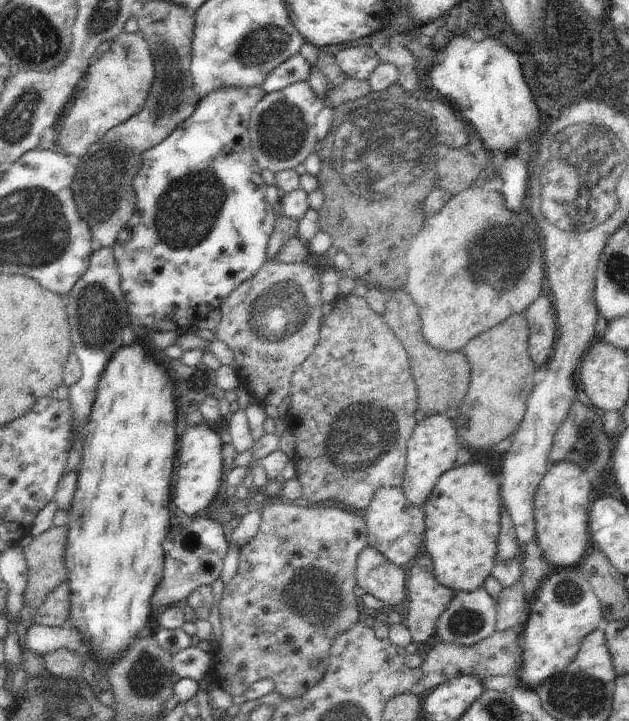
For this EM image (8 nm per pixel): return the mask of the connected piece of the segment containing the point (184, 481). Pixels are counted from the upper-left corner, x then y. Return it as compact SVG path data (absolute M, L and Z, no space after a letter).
M208 423L198 424L182 436L180 450L178 450L180 458L178 458L178 466L176 466L178 470L176 470L176 488L174 488L172 502L186 516L194 517L196 512L206 508L216 498L224 472L222 448L224 446L220 434Z

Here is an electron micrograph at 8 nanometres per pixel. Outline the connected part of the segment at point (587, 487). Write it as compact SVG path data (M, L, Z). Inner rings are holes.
M562 460L548 469L542 478L534 500L536 519L536 543L544 551L546 562L554 566L554 570L581 567L586 548L588 548L588 520L592 498L592 483L587 471L568 460Z

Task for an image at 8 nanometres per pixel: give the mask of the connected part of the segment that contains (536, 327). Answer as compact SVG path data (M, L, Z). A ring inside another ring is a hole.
M546 294L539 296L526 310L526 322L530 336L528 354L536 367L548 362L553 355L555 341L558 336L555 321L556 309Z

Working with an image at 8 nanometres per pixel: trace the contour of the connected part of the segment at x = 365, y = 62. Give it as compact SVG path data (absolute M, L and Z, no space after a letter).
M370 45L346 48L338 52L335 59L344 74L358 80L369 80L380 64L377 52Z

